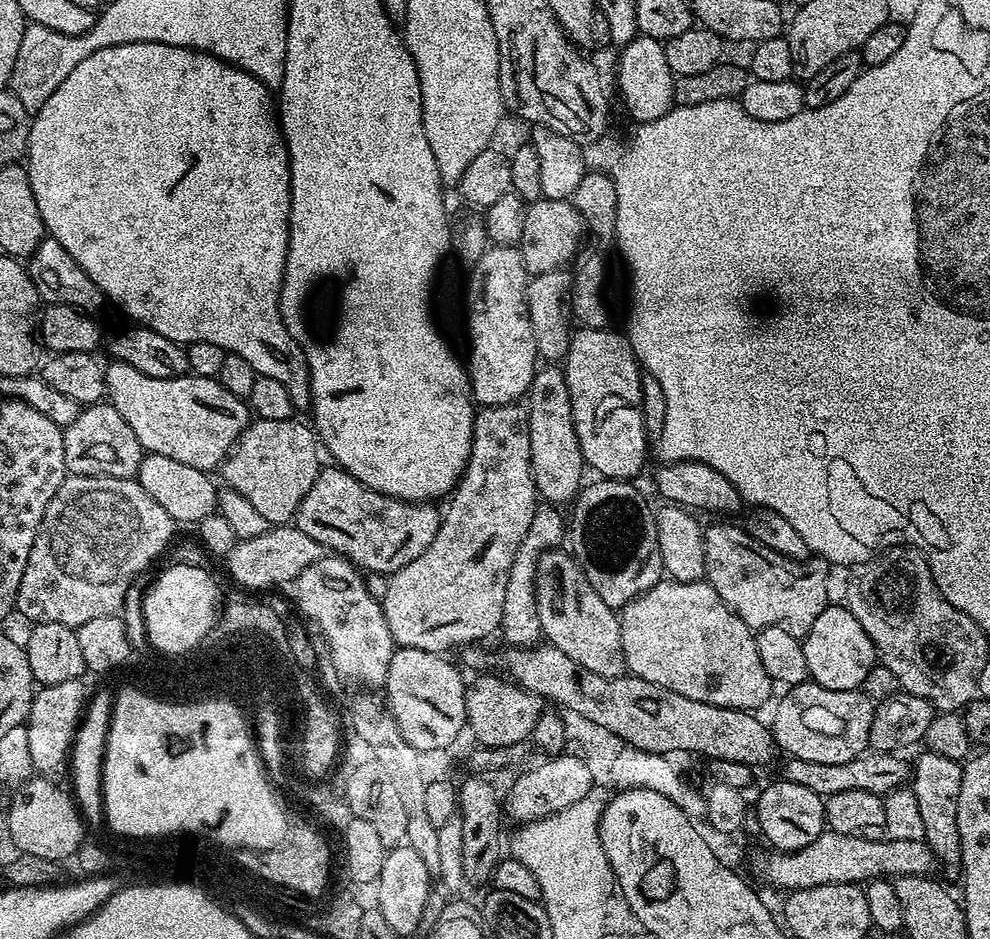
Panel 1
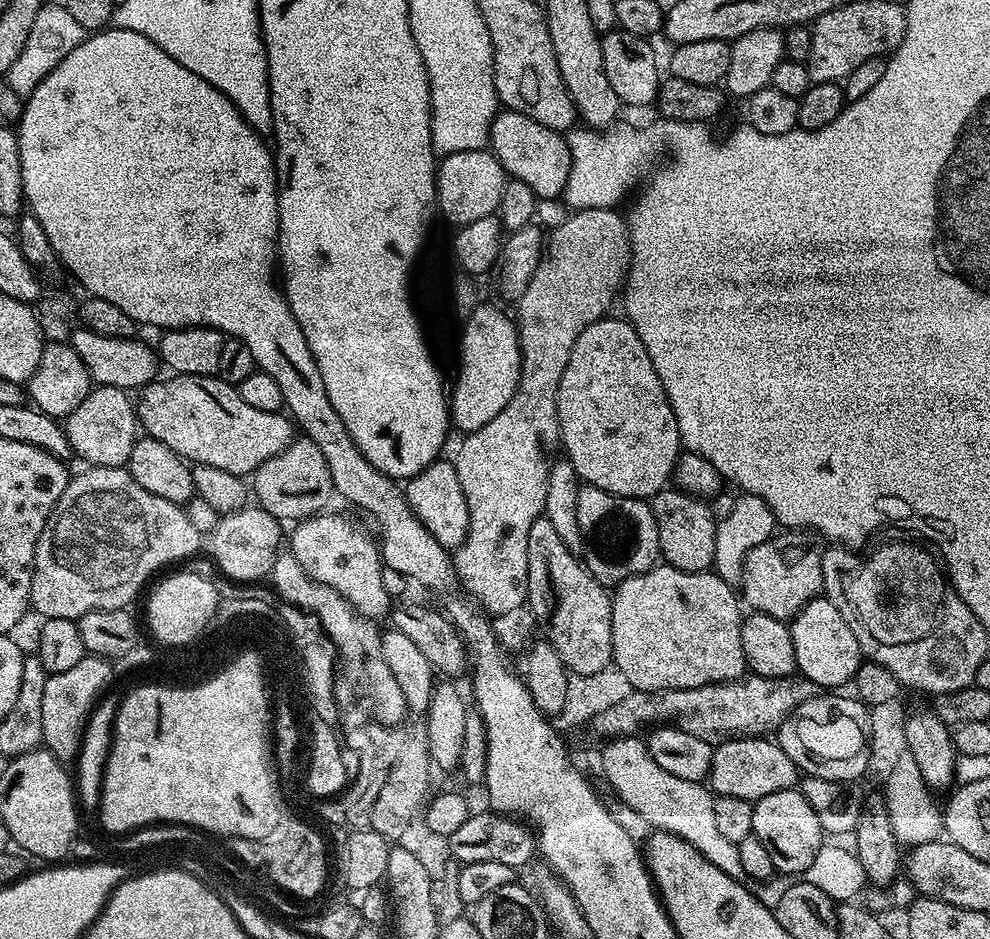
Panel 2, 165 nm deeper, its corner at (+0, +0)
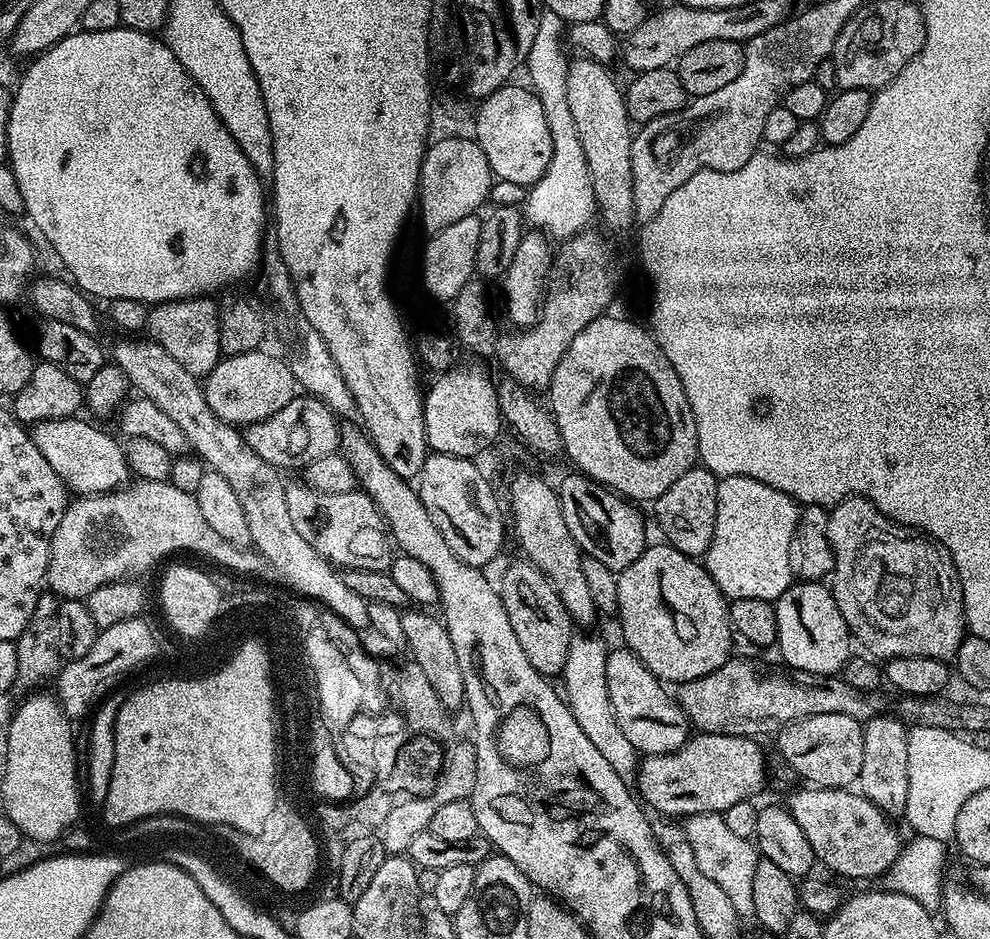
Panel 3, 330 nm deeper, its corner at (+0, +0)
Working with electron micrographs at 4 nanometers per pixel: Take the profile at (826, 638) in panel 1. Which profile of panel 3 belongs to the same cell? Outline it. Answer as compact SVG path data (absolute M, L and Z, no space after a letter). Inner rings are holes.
M796 582L781 594L774 605L776 639L785 662L800 672L813 672L816 678L828 678L839 673L853 651L853 641L846 618L842 618L842 610L838 610L838 602L832 597L831 587L820 582Z

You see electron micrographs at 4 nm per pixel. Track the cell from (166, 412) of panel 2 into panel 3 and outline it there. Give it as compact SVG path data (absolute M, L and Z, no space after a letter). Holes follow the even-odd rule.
M304 394L292 399L273 416L247 425L243 438L250 446L250 450L258 454L258 458L270 462L278 470L285 470L284 468L303 470L310 462L326 458L326 454L339 449L340 424L336 413L330 411L321 400Z

